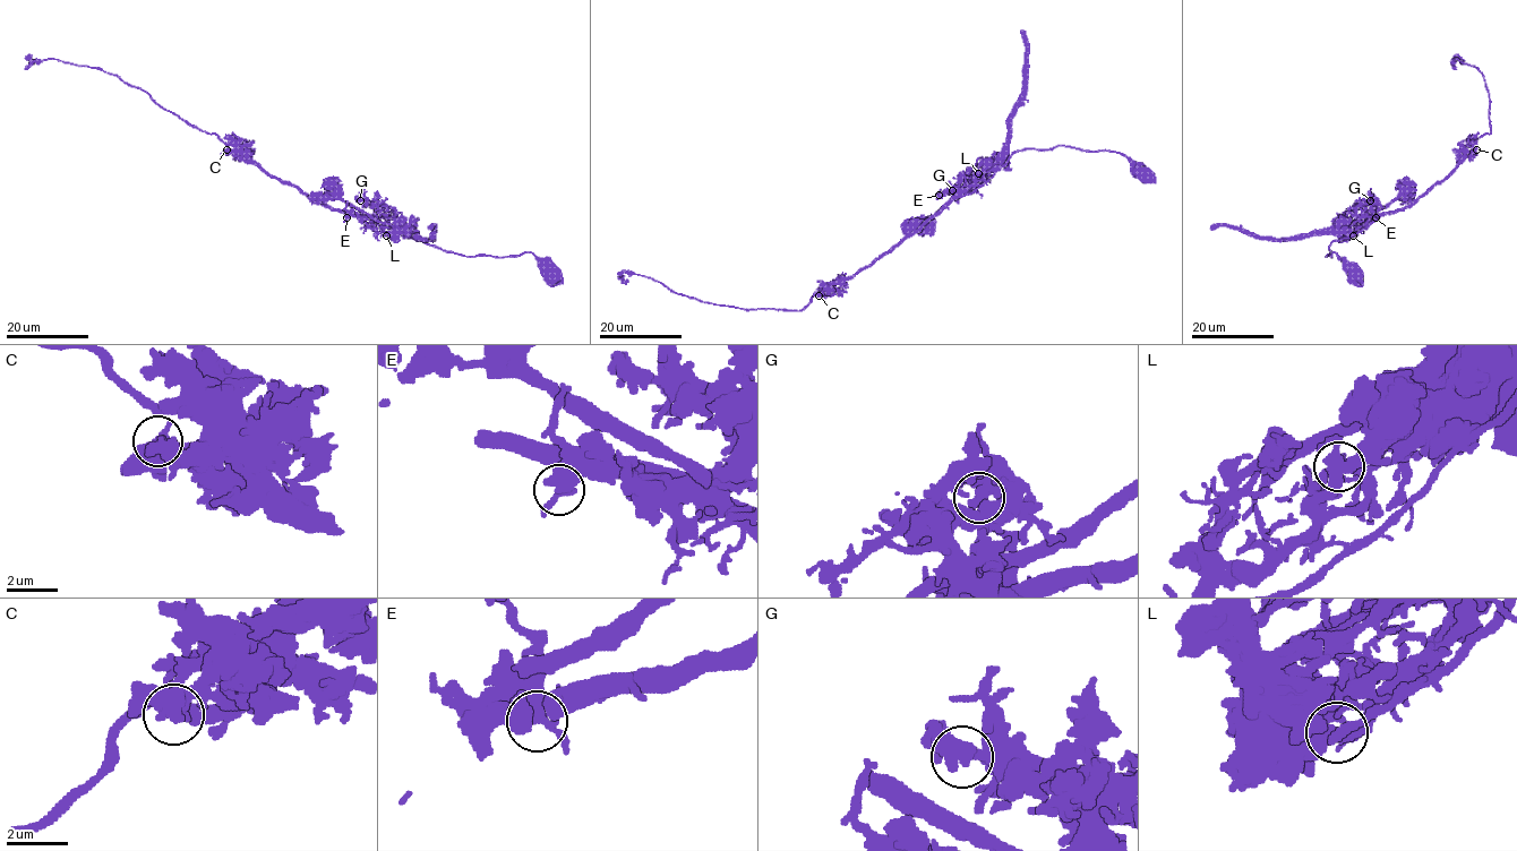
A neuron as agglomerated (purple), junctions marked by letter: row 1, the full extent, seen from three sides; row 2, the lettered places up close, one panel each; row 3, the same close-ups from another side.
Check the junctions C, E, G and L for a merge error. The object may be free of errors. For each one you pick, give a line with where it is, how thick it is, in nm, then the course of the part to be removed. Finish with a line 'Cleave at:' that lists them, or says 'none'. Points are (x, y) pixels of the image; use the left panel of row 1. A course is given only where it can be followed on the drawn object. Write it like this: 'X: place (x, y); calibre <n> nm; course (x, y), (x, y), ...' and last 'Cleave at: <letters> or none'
L: place (386, 235); calibre 400 nm; course (385, 235), (412, 233), (428, 239), (433, 226), (428, 228)
Cleave at: L

